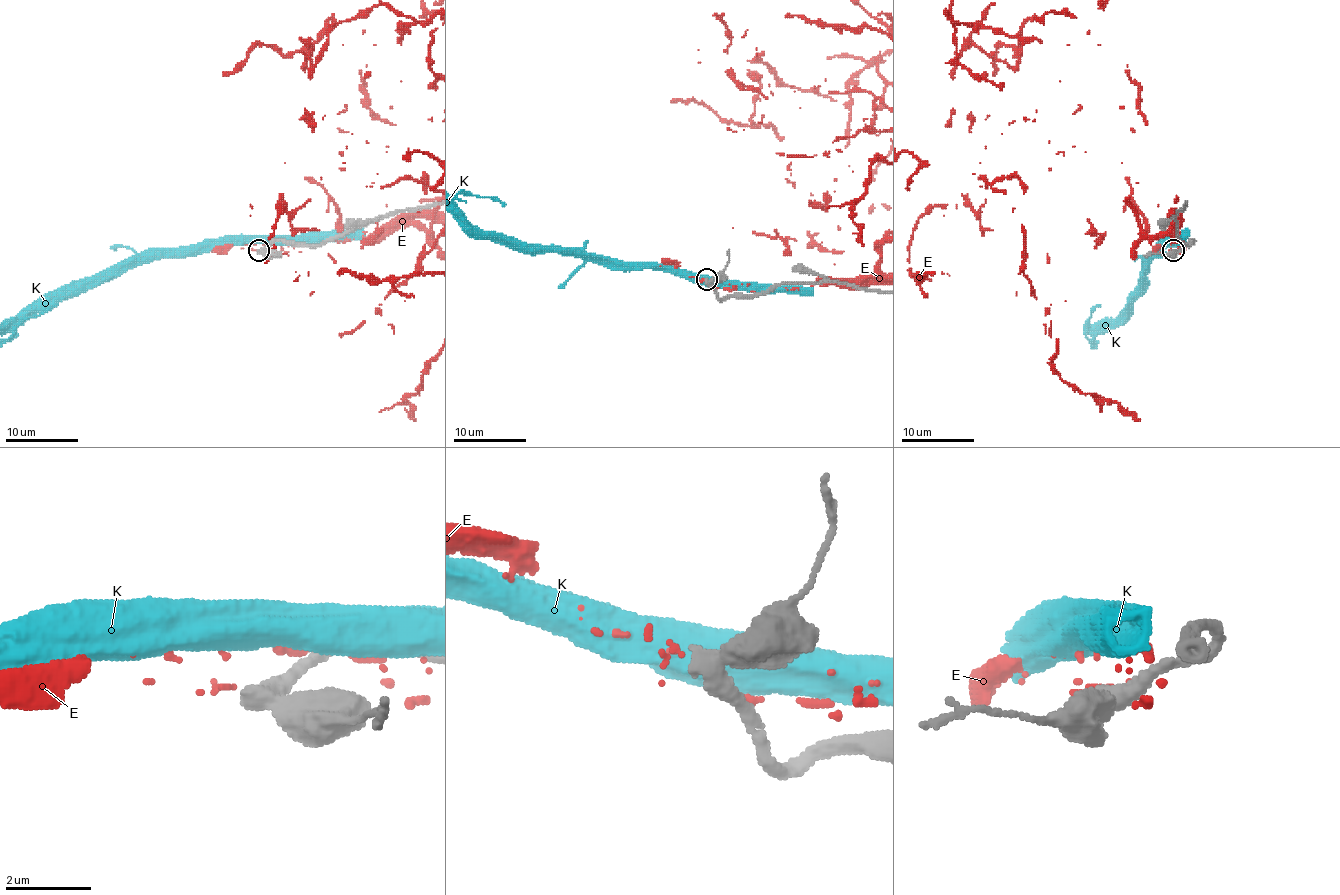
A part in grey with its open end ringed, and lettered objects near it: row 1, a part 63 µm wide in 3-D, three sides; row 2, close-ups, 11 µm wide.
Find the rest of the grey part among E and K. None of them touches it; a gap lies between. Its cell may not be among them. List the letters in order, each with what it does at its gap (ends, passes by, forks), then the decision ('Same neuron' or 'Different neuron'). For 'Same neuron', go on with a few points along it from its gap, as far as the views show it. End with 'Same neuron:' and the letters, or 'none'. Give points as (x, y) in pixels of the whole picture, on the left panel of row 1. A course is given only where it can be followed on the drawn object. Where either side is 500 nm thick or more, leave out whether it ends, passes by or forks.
E: It passes by. Different neuron
K: Different neuron
Same neuron: none

